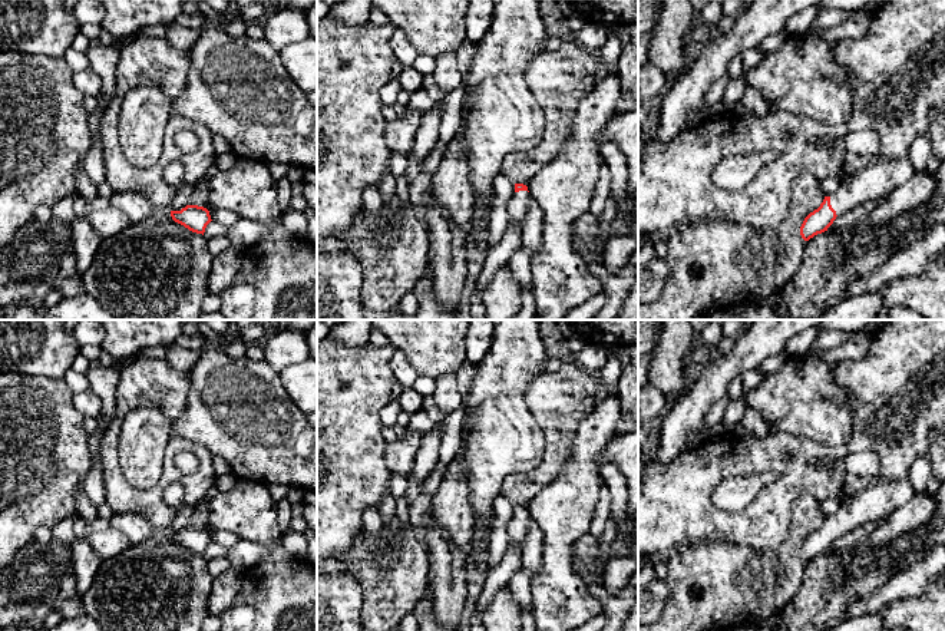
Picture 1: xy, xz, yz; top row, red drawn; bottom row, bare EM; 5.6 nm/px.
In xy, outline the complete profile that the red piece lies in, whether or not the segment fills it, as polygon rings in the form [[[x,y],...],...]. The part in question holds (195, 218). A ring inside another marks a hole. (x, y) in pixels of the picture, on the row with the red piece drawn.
[[[186,205],[181,211],[171,211],[171,217],[175,222],[184,225],[192,232],[205,232],[206,225],[212,221],[209,211],[198,205]]]

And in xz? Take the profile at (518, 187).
[[[515,184],[515,194],[508,202],[509,222],[513,222],[522,228],[532,201],[533,198],[528,192],[528,186],[523,184]]]

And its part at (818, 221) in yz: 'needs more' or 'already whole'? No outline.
needs more

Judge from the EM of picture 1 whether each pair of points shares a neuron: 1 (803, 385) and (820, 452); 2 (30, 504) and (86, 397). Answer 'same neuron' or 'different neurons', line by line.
1: different neurons
2: different neurons

